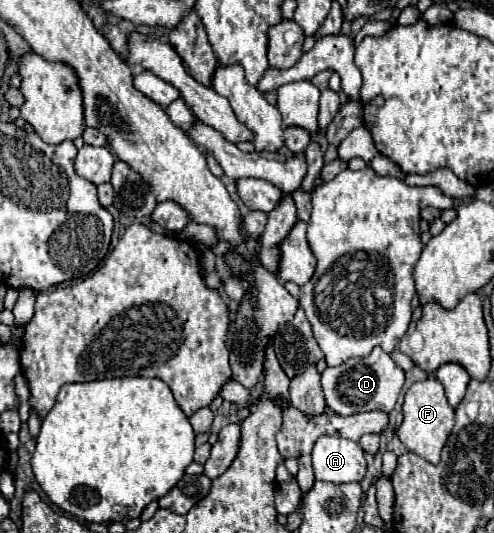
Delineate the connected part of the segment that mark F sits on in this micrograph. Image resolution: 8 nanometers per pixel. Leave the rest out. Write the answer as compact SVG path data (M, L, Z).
M429 376L427 380L419 380L411 384L411 388L405 392L403 422L397 430L397 436L409 452L415 452L417 456L435 464L439 462L439 452L453 430L453 414L455 414L455 408L447 402L443 384L435 376Z

